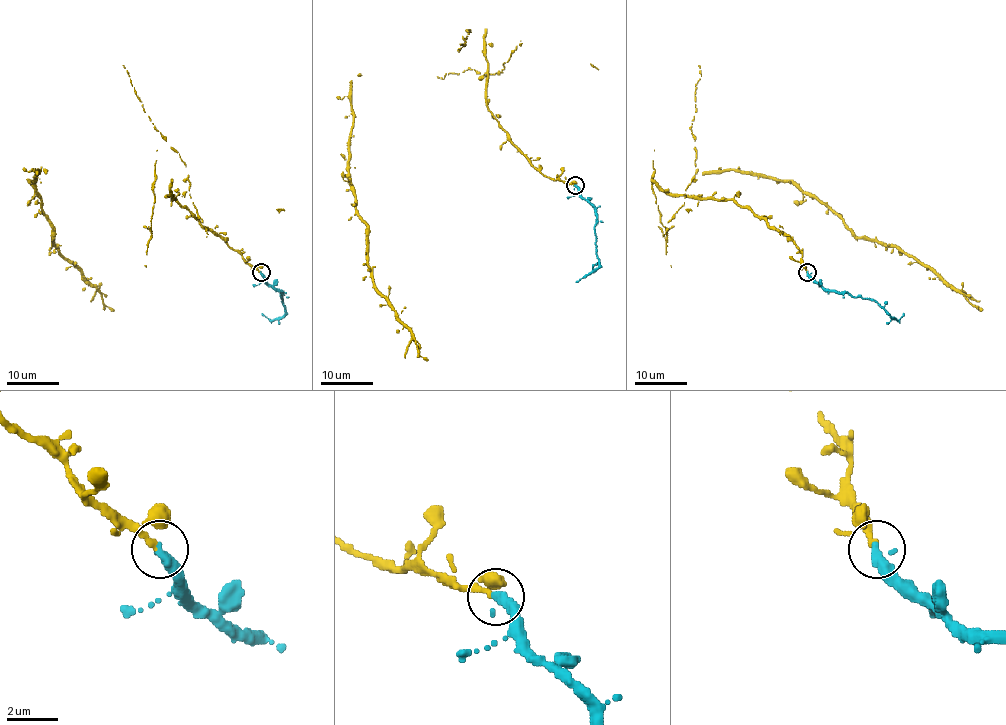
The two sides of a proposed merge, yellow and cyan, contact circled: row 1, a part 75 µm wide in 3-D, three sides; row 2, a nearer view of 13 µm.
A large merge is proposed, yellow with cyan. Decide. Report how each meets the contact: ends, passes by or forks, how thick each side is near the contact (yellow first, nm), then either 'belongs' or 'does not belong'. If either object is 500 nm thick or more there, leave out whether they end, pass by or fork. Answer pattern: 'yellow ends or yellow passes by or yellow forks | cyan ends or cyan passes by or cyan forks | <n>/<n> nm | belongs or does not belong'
yellow passes by | cyan ends | 180/400 nm | belongs

